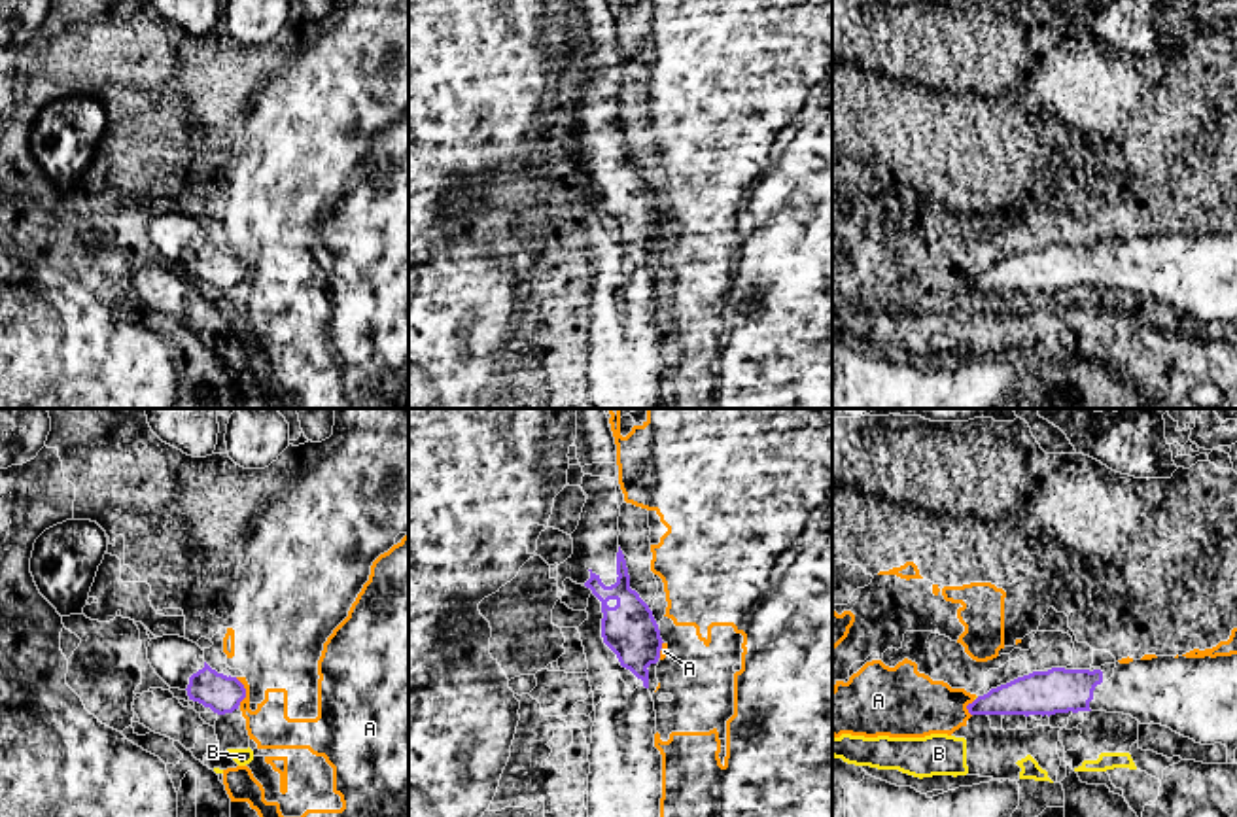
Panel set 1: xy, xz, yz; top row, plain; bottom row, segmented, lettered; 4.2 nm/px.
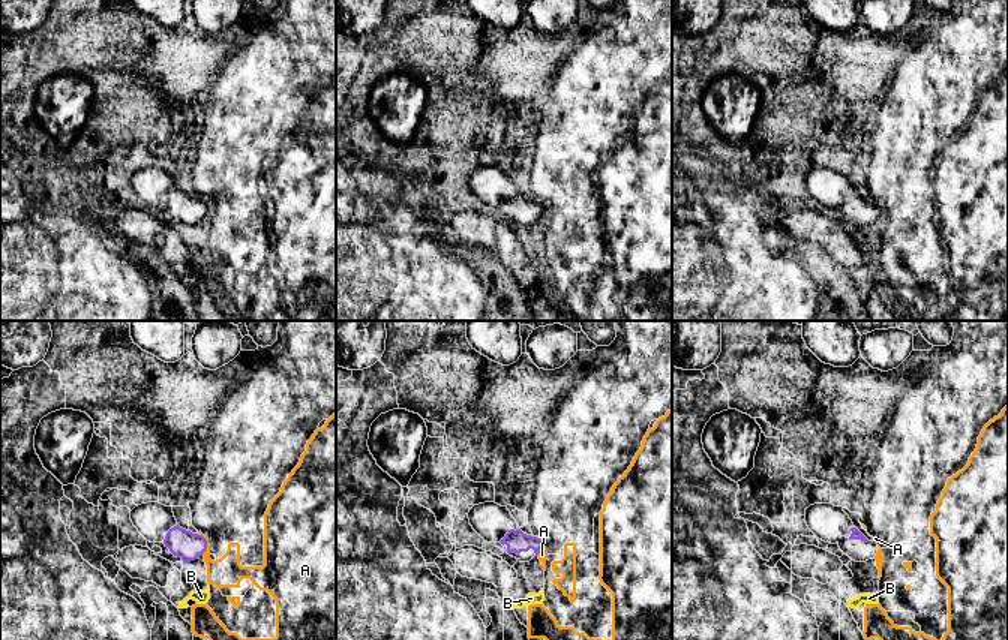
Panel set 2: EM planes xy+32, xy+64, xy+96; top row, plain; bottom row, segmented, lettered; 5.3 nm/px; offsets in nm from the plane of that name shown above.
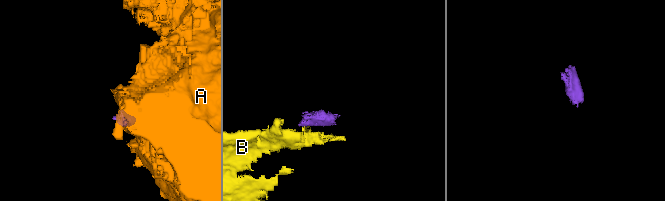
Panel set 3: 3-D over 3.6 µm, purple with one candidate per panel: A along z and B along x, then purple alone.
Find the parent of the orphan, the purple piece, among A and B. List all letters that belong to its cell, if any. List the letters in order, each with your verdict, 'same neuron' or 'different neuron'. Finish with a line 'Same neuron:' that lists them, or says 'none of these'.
A: different neuron
B: different neuron
Same neuron: none of these

